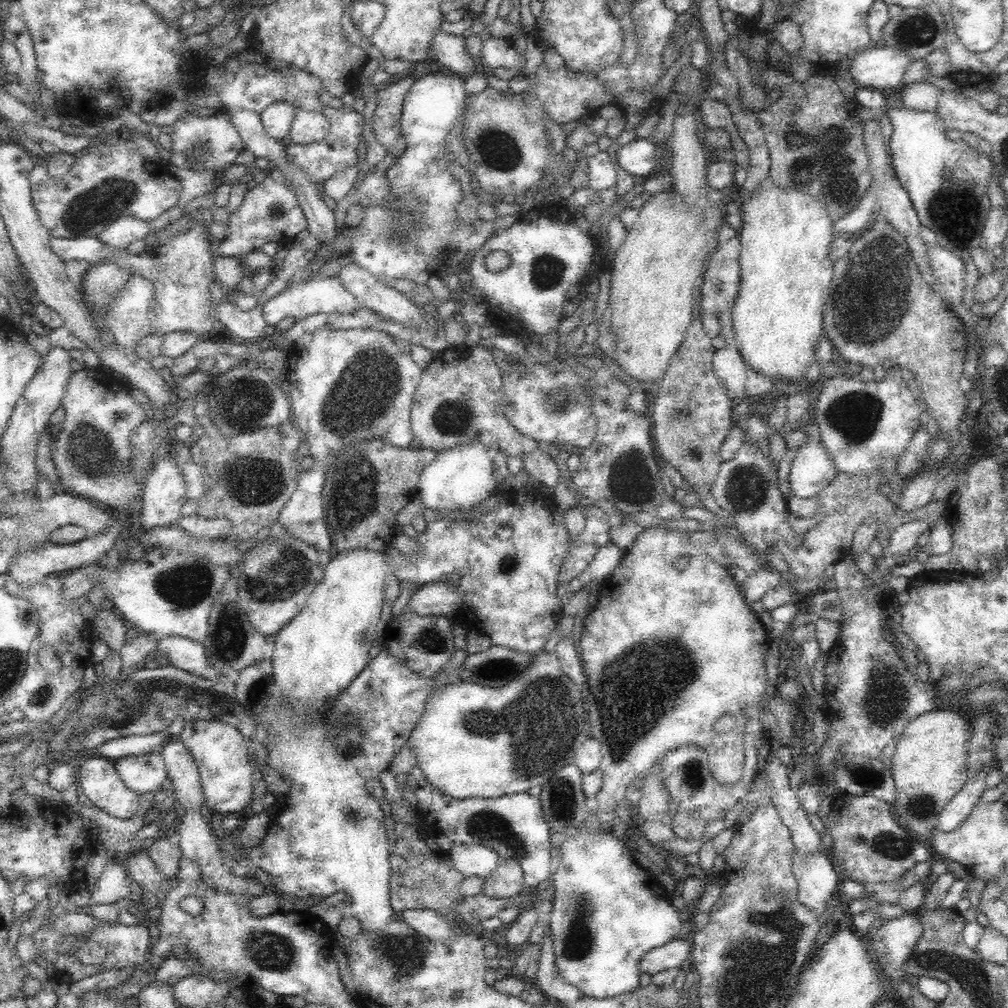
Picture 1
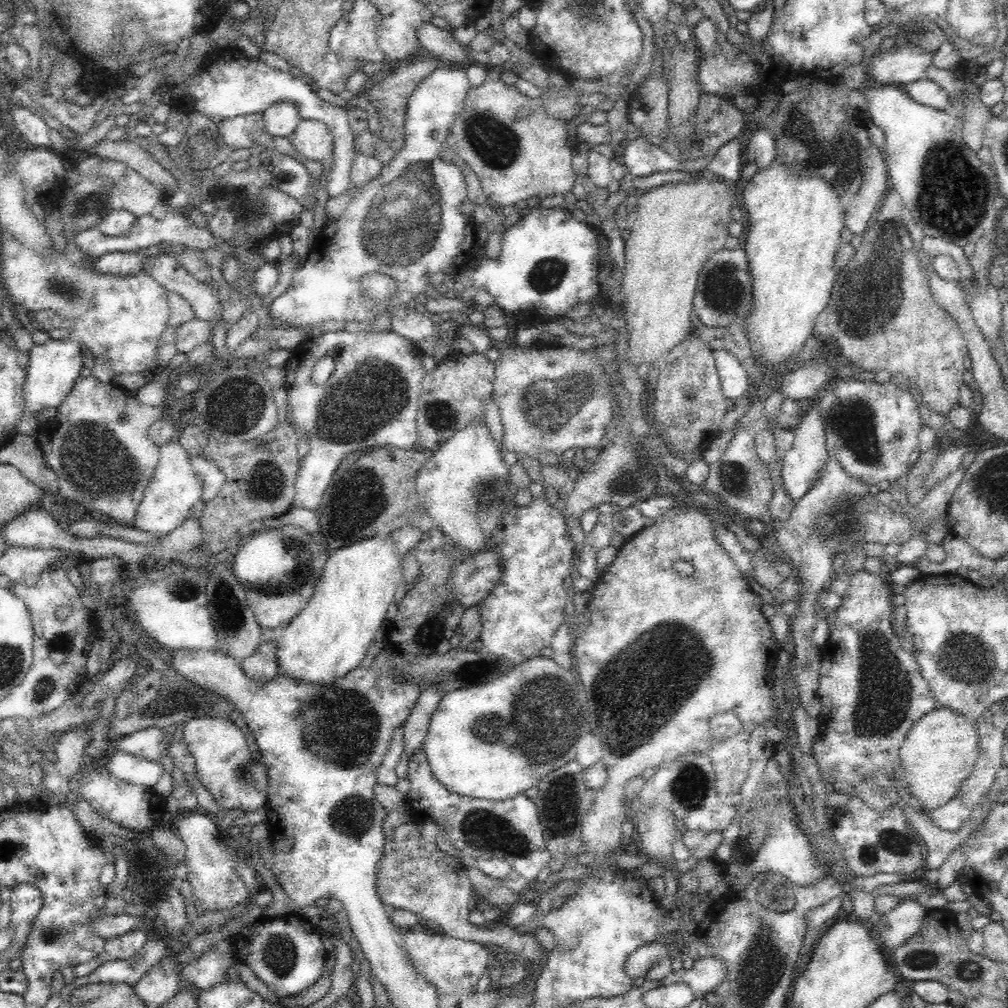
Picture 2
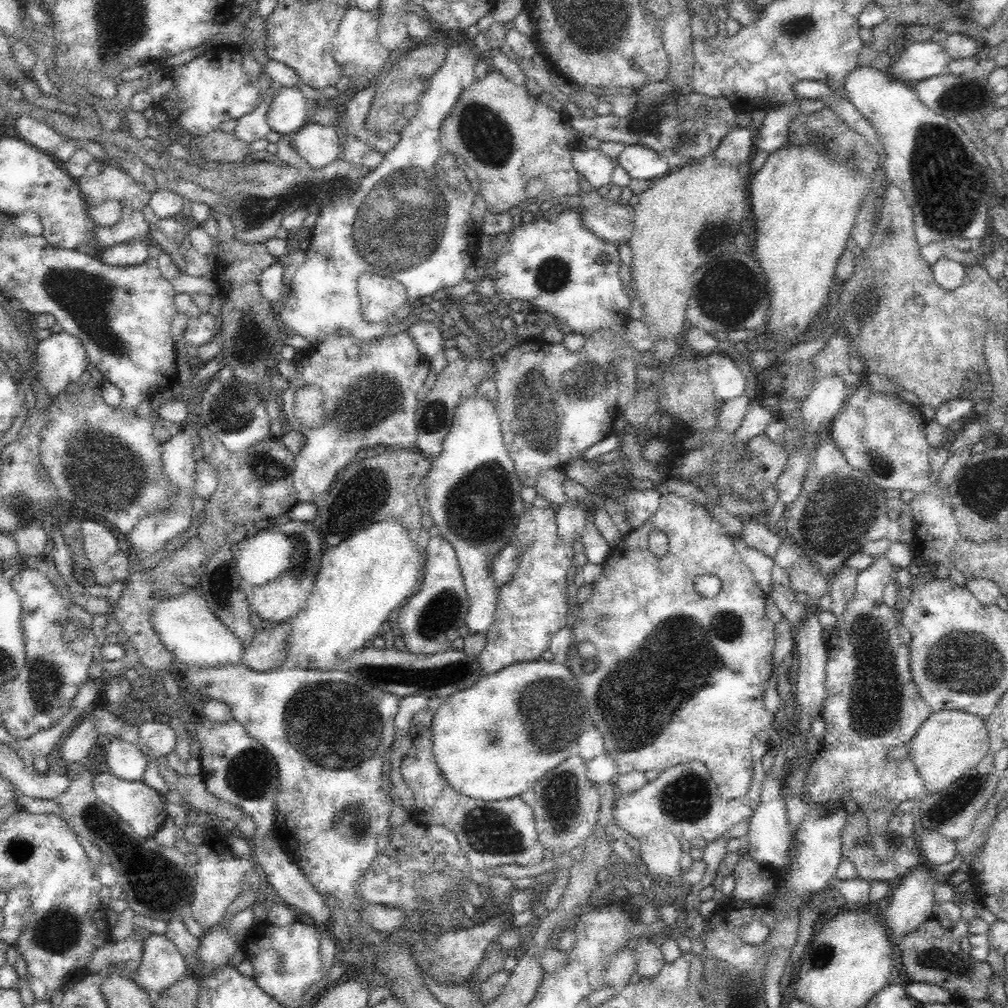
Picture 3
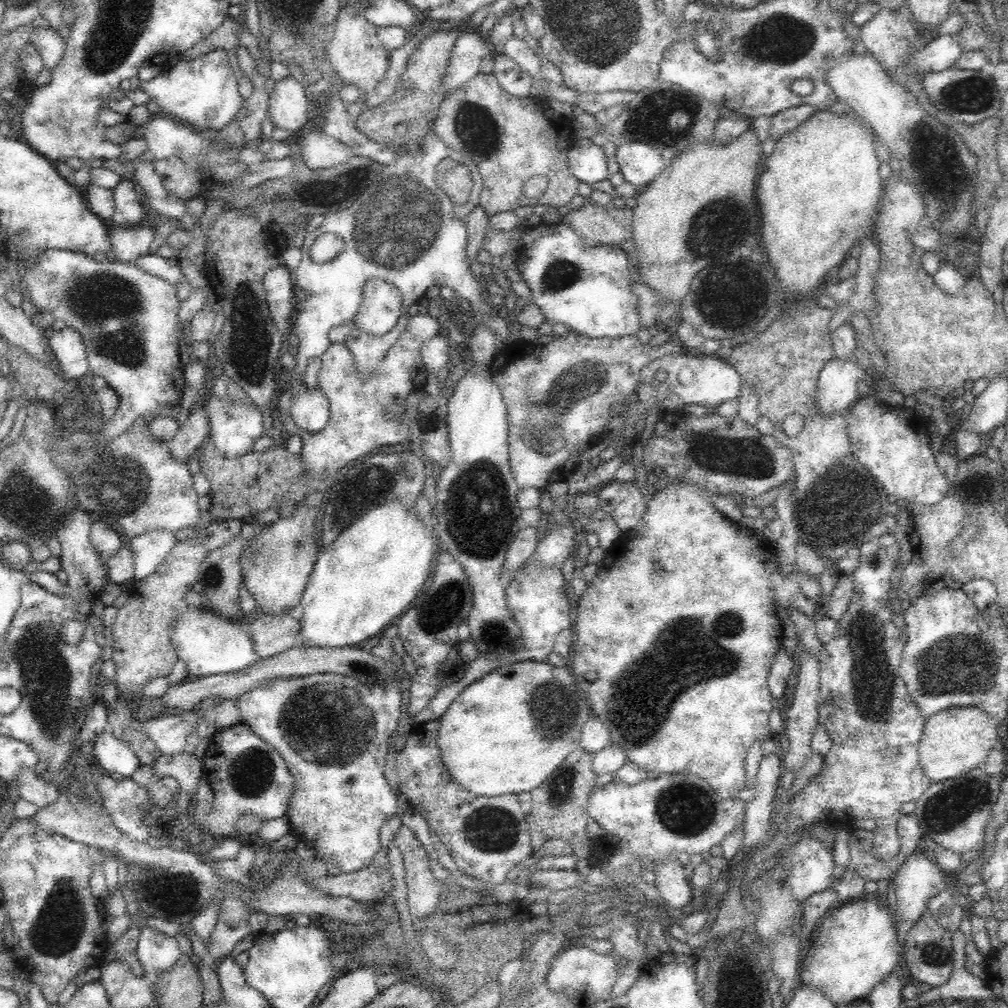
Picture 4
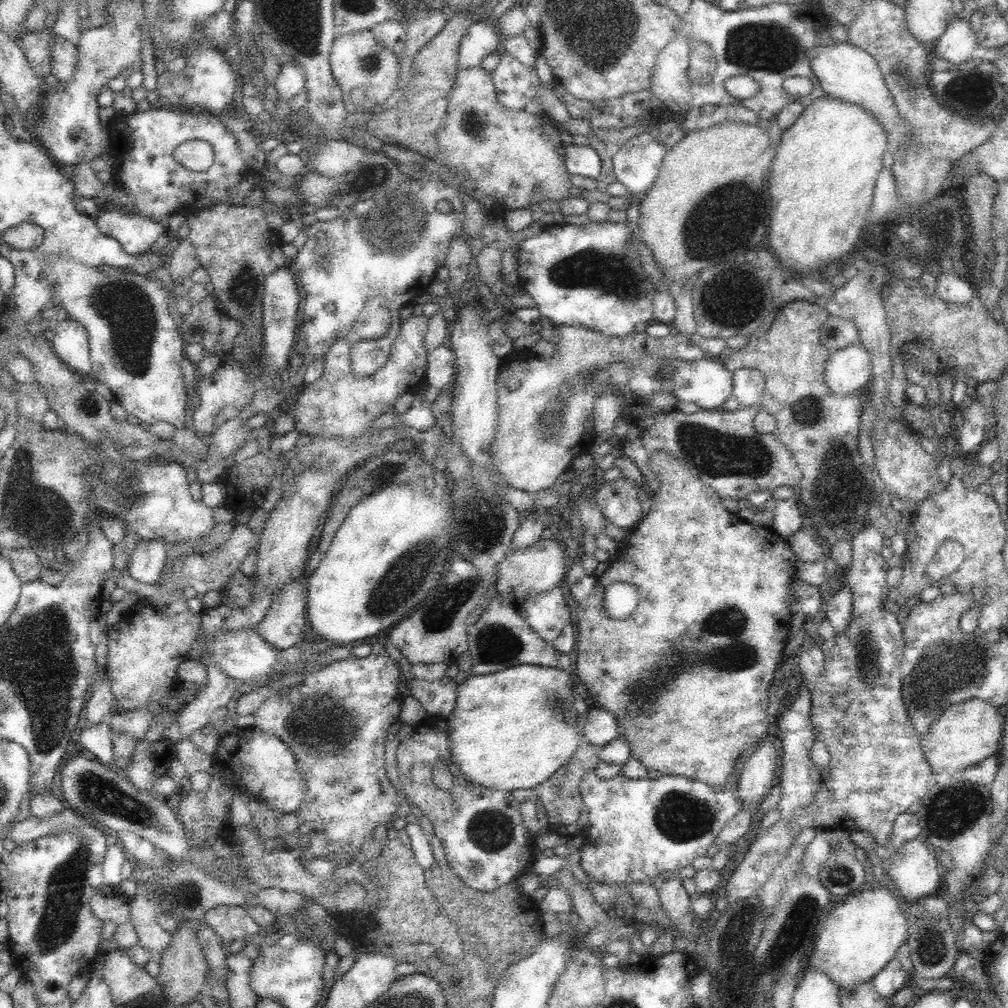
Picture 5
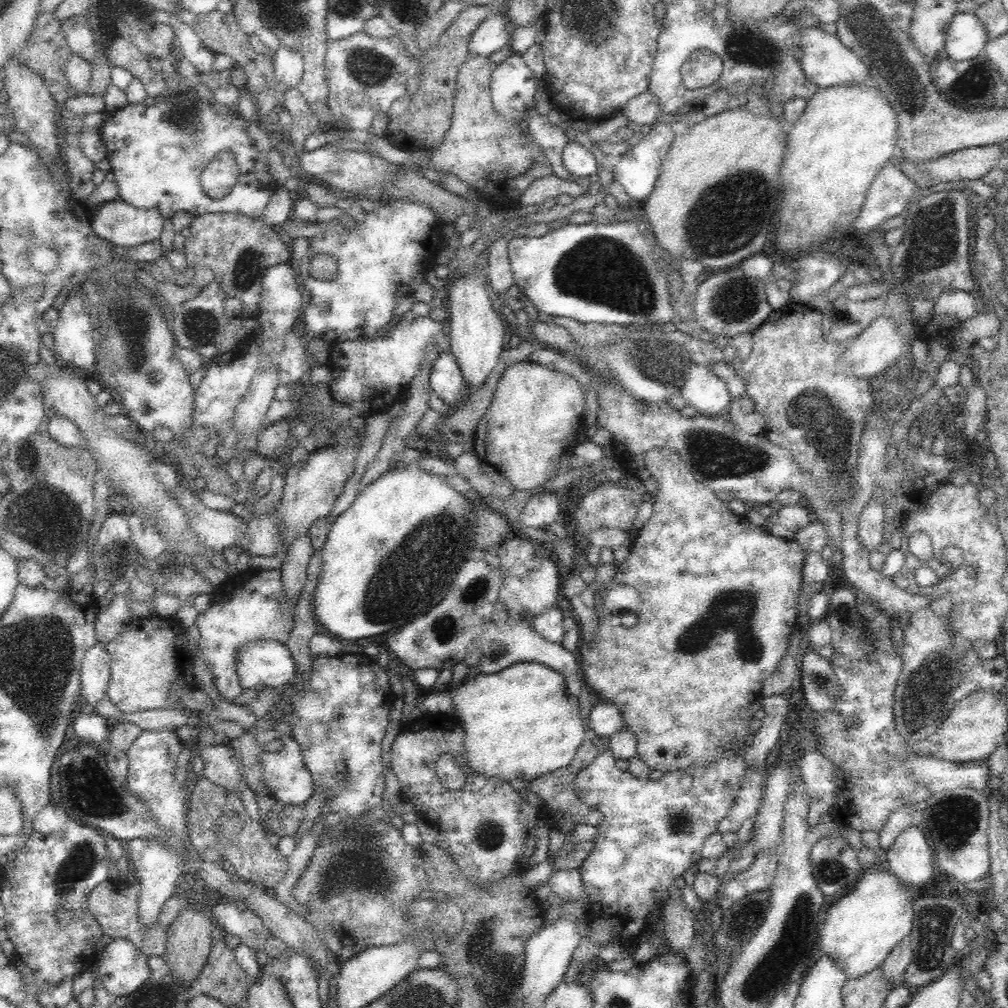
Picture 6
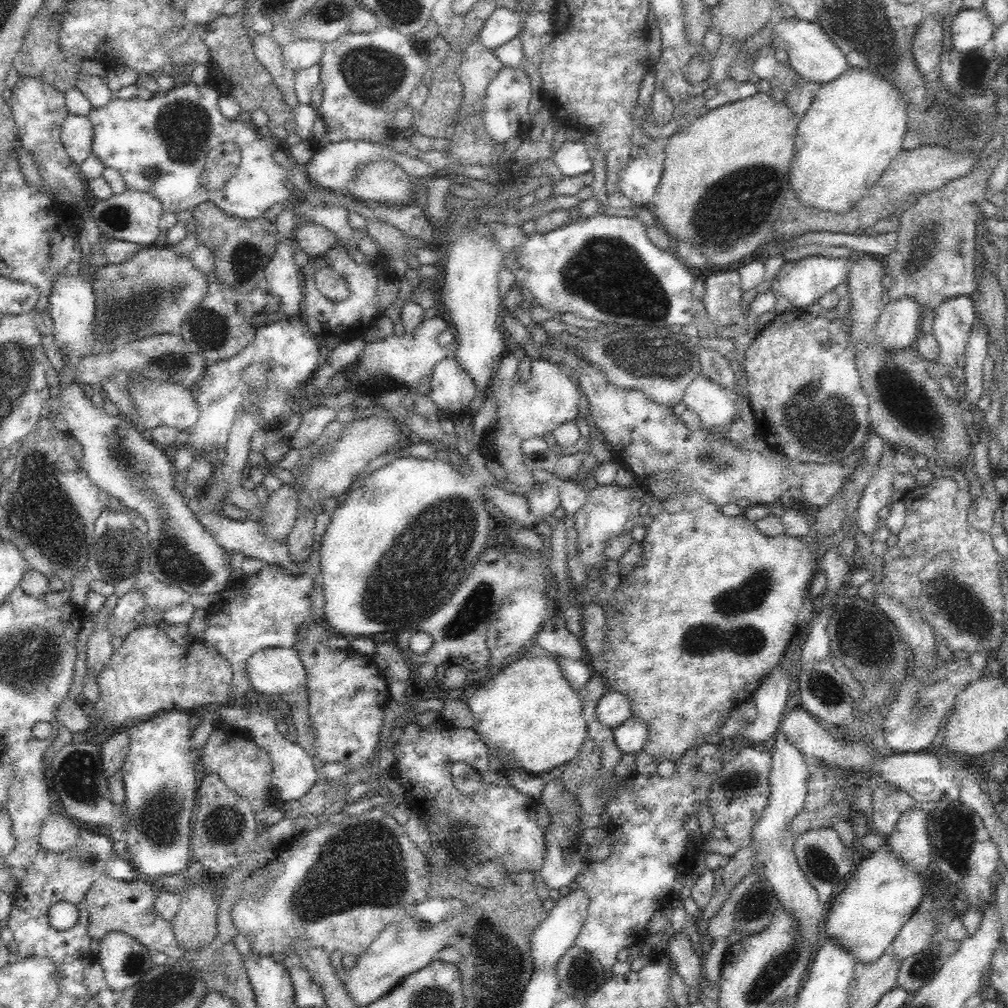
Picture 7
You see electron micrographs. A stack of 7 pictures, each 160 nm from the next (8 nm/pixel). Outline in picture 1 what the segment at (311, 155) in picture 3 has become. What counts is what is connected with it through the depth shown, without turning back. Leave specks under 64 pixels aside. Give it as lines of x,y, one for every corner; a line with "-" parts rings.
297,108
289,130
294,145
308,145
328,134
330,121
321,111

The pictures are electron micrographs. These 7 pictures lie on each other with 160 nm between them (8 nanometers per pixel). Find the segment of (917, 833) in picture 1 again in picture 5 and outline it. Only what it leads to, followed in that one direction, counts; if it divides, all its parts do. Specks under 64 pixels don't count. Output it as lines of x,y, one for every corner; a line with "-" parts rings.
970,699
950,705
921,737
922,752
932,772
939,777
956,775
987,756
999,754
1005,719
1005,716
1000,715
998,707
982,699

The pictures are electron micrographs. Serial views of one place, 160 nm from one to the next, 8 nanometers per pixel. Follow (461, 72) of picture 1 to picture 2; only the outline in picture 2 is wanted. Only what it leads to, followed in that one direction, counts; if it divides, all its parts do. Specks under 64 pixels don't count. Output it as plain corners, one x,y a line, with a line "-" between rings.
426,23
418,32
418,41
420,47
429,50
439,62
445,61
460,66
466,66
469,62
464,45
455,39
453,30
449,27
442,29
432,23

